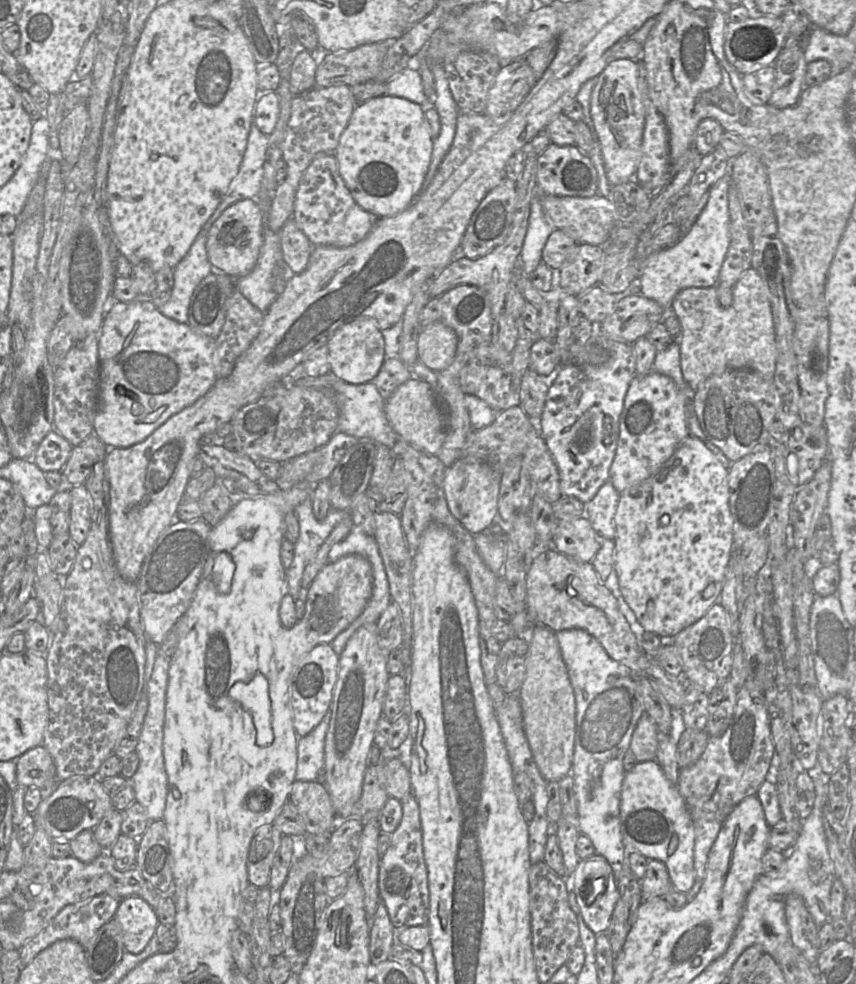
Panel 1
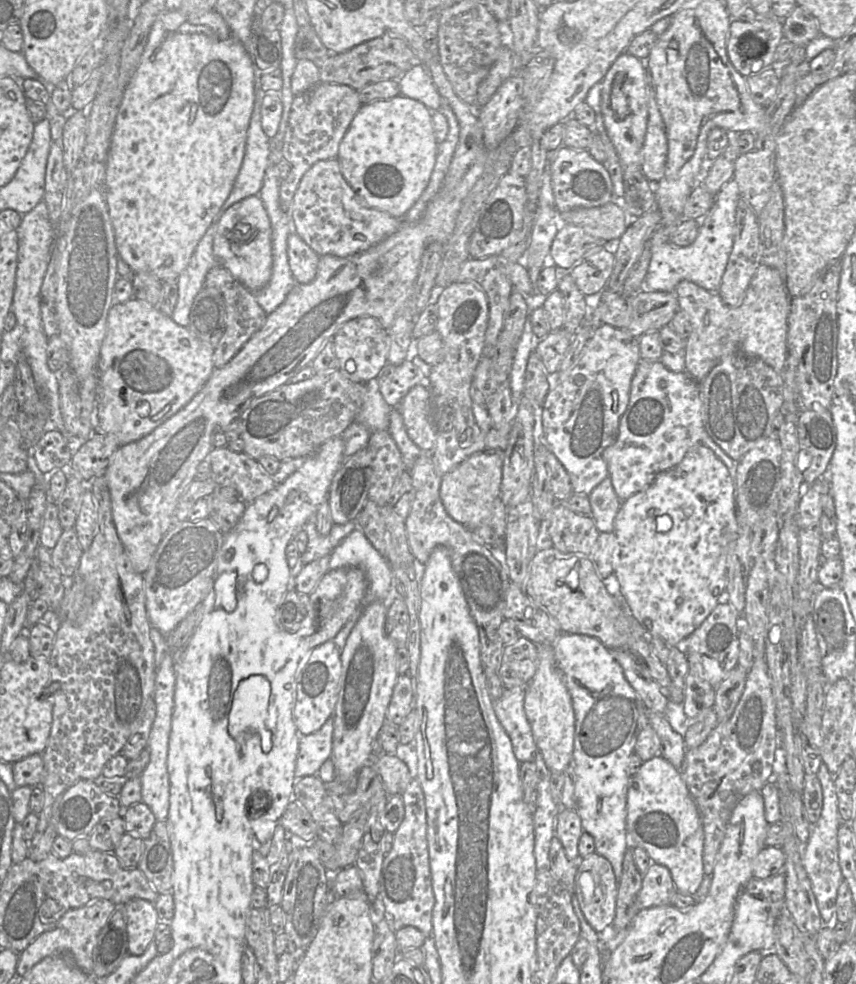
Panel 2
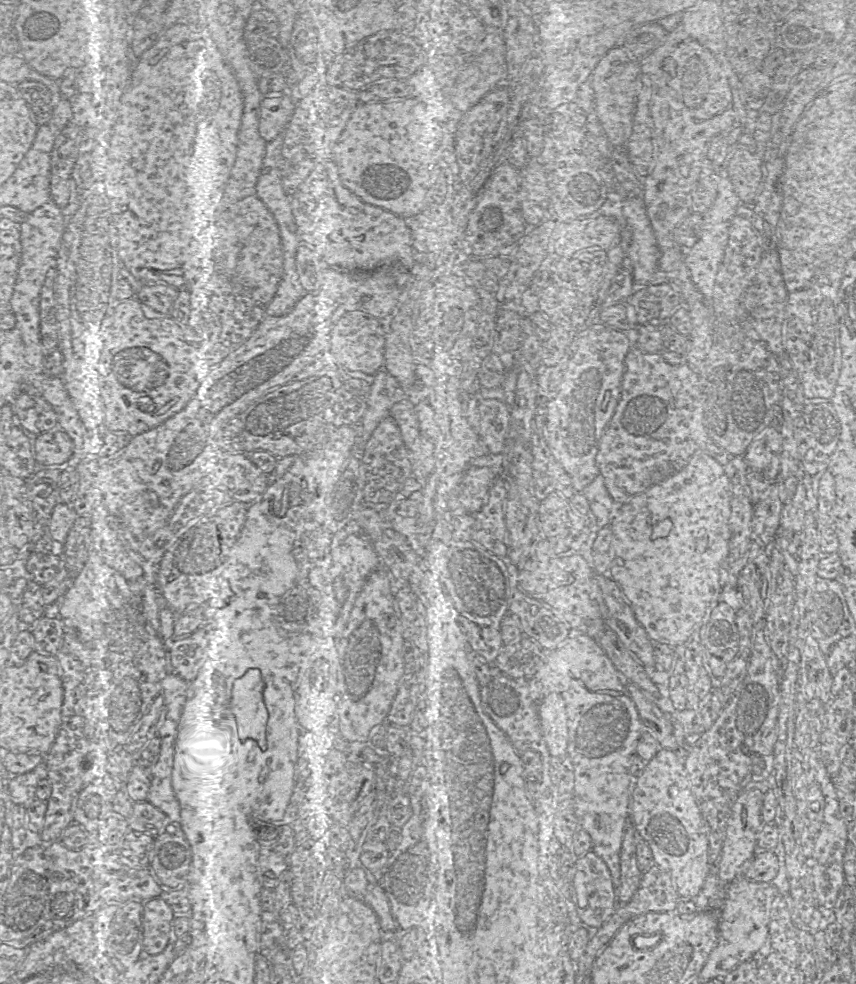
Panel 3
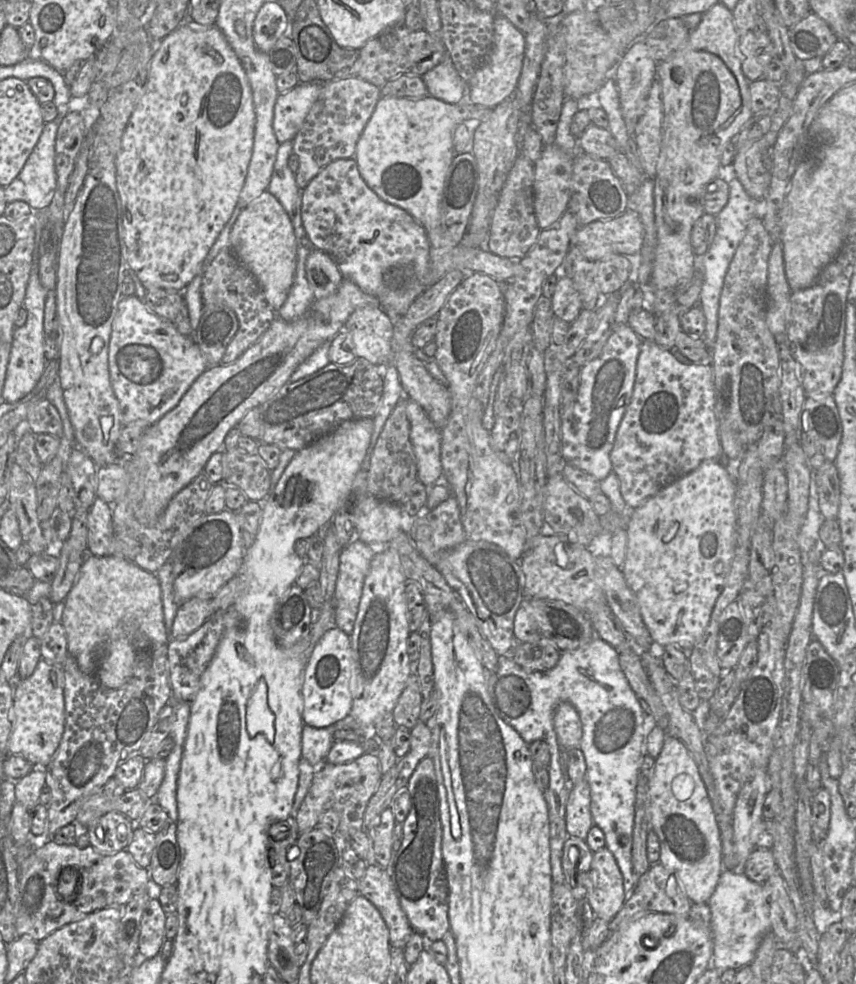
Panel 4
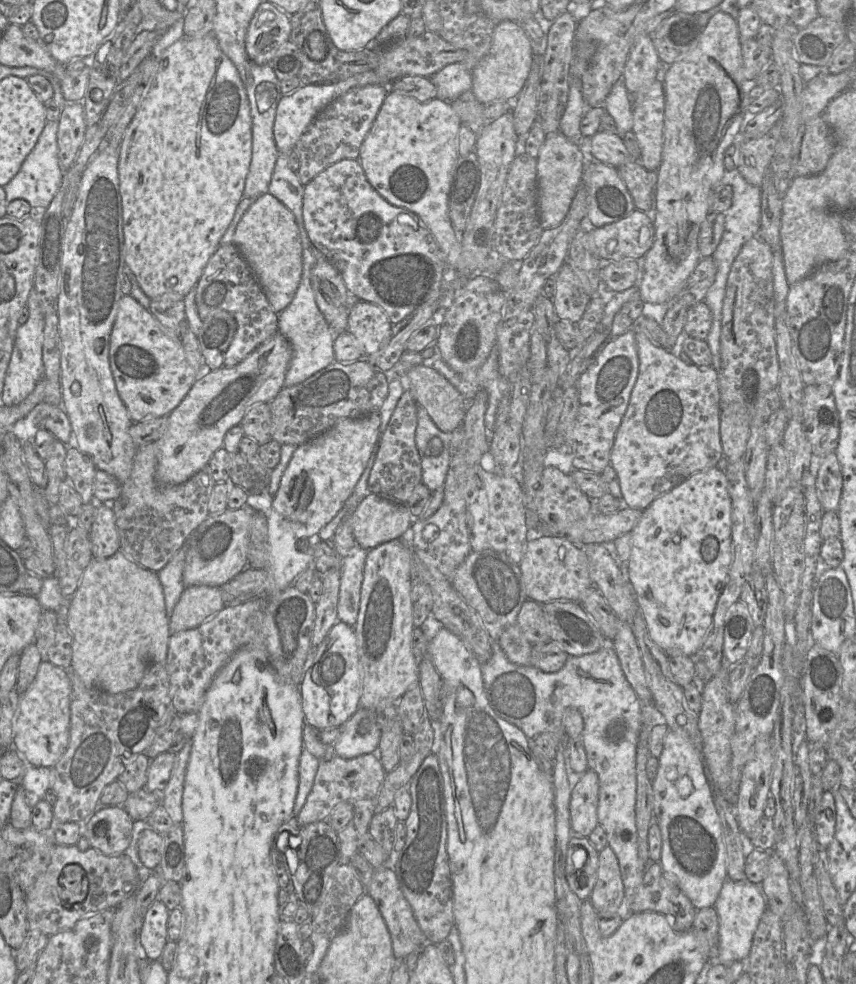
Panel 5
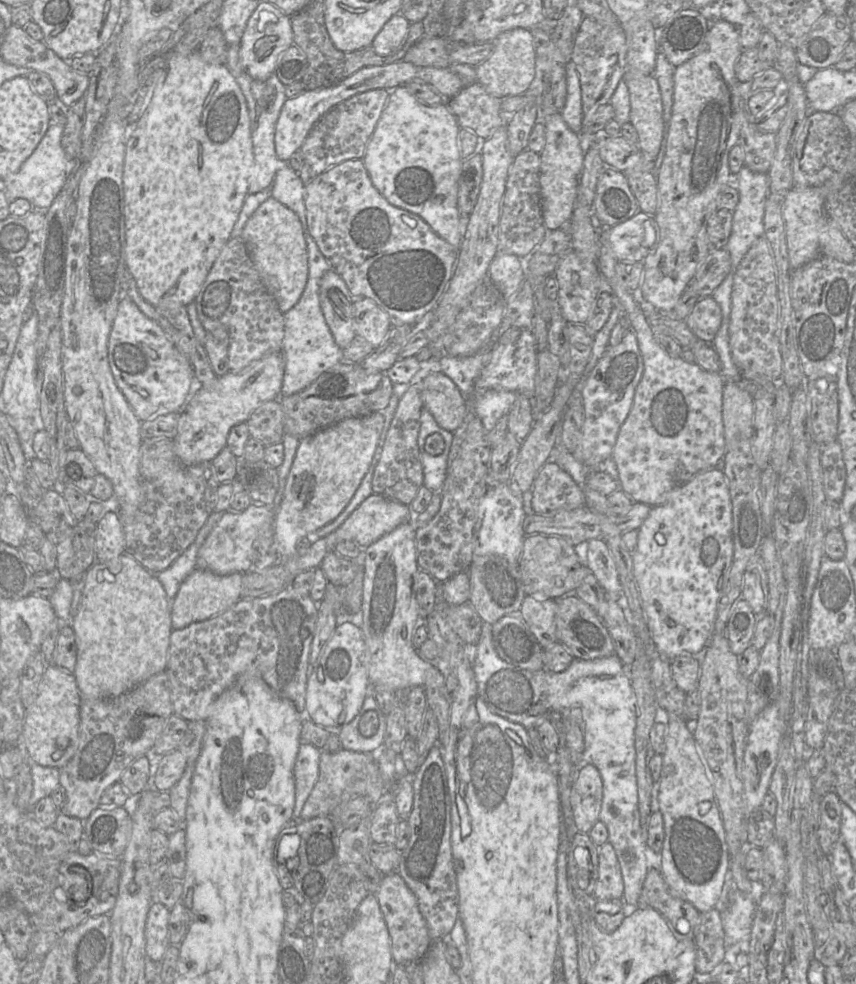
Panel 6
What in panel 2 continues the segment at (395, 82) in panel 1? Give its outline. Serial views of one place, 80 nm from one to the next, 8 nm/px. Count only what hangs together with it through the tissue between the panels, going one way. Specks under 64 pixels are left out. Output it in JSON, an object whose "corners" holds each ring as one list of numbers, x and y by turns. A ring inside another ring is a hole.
{"corners":[[417,65,398,79,400,95,422,102,430,110,437,110,443,99,423,65]]}

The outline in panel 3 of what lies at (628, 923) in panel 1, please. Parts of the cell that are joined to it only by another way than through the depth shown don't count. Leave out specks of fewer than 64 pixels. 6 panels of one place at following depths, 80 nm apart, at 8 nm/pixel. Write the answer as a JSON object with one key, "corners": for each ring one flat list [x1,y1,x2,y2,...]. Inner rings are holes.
{"corners":[[631,821,631,827,627,830,621,848,621,879,619,887,615,888,615,896,619,905,625,905,631,900,640,887,645,873,638,858,638,839,636,827]]}

